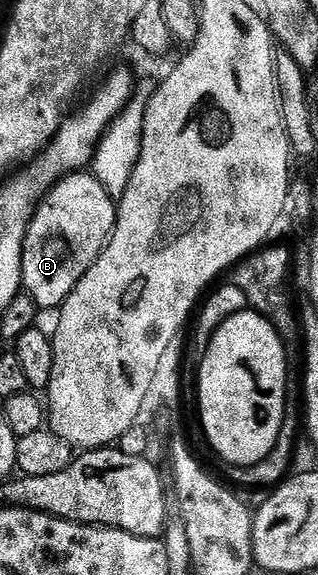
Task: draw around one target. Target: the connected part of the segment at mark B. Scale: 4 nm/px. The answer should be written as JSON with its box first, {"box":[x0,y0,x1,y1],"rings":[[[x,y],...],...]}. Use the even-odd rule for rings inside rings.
{"box":[22,173,117,308],"rings":[[[93,173],[66,175],[51,187],[38,206],[38,212],[34,214],[34,219],[30,223],[26,240],[22,243],[22,287],[39,308],[61,308],[63,301],[72,293],[72,289],[76,289],[80,277],[88,273],[90,266],[106,248],[106,242],[110,239],[117,220],[116,200],[107,193],[104,185],[100,185],[100,181],[96,181]]]}

